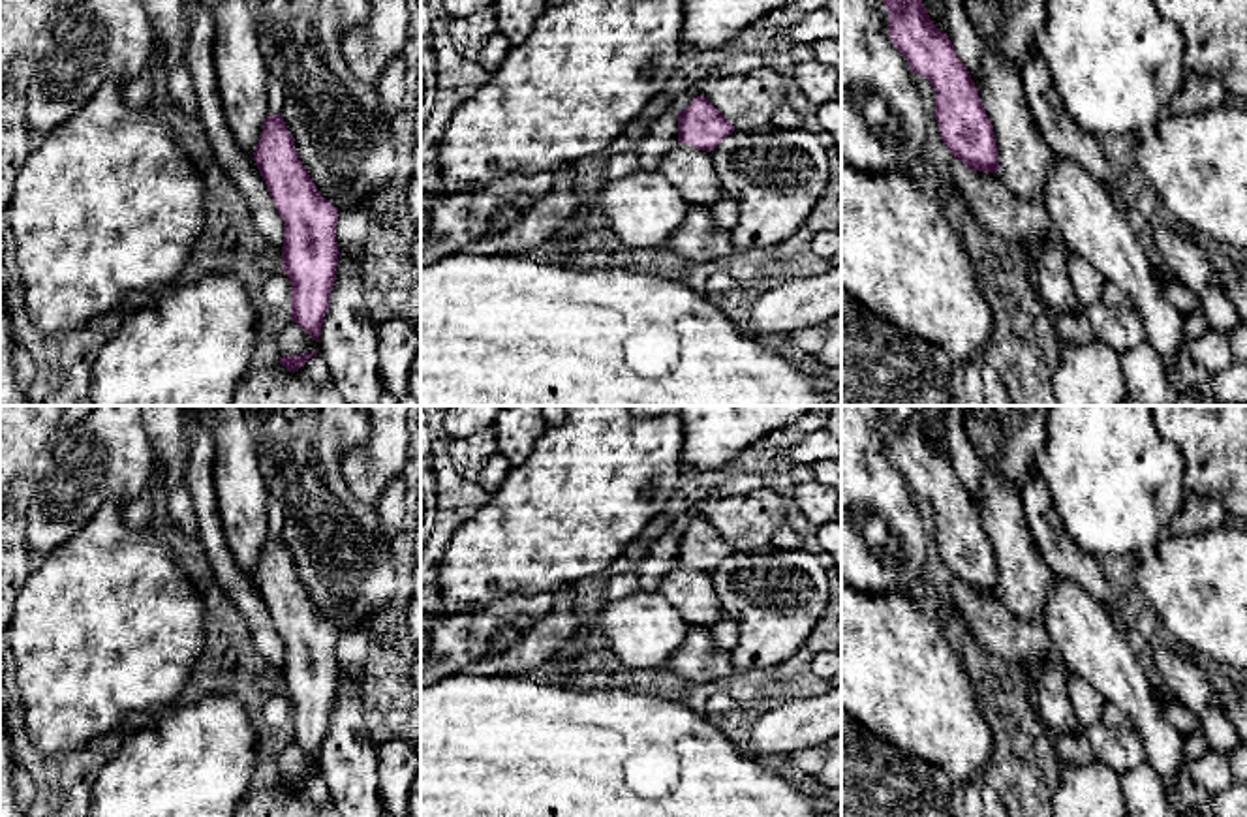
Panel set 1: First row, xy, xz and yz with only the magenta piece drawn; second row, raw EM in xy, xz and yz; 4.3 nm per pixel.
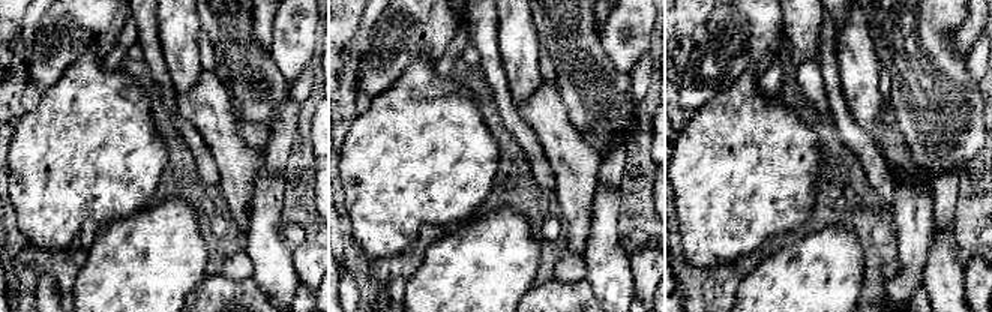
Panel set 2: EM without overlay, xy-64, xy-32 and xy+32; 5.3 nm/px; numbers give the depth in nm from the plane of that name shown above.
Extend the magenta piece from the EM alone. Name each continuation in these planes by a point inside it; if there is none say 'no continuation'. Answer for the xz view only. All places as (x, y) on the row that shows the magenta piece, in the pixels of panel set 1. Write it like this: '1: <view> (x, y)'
no continuation

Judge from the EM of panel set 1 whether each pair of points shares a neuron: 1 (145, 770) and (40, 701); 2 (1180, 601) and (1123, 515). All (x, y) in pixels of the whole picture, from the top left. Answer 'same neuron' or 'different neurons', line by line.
1: different neurons
2: different neurons

